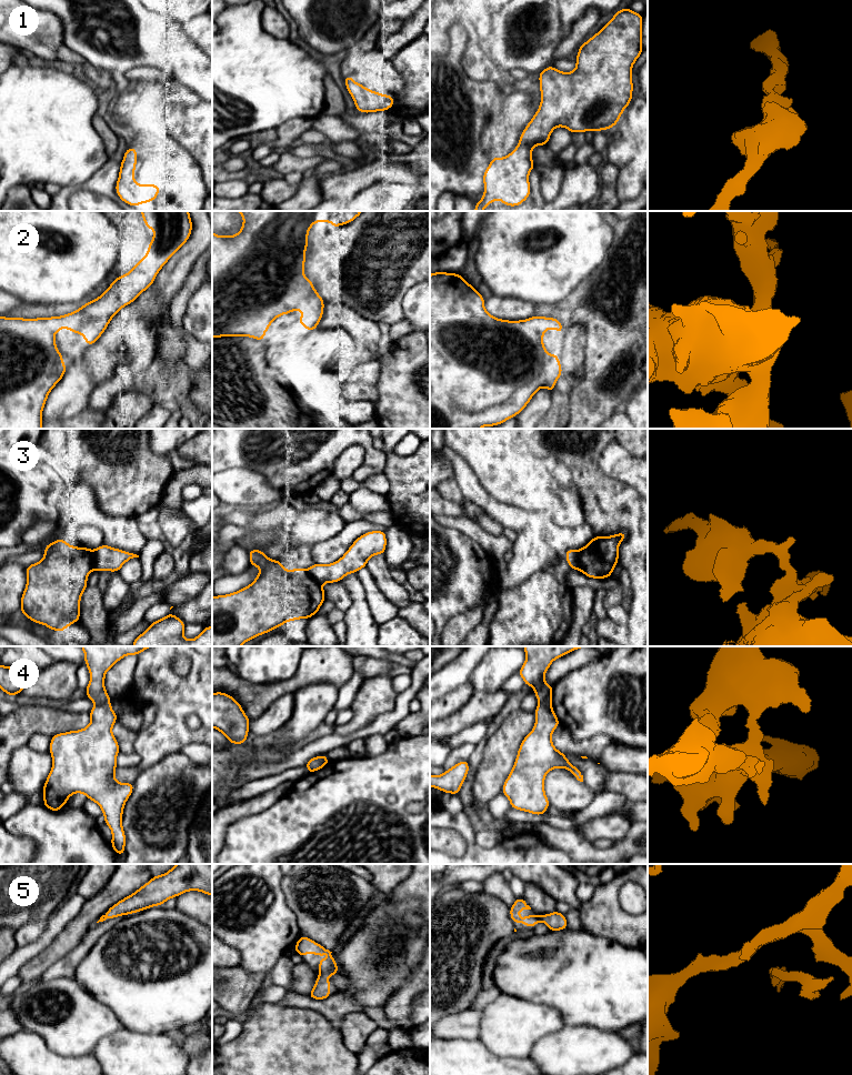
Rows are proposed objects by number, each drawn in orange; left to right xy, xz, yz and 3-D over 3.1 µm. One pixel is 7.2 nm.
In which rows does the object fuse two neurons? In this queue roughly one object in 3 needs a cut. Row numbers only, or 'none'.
3, 4

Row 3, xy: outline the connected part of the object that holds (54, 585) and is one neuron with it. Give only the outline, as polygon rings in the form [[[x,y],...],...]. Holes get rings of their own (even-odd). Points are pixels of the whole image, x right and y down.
[[[62,538],[49,543],[41,561],[26,567],[27,585],[21,595],[21,614],[34,623],[63,632],[80,620],[80,600],[88,575],[94,570],[93,551],[69,545]]]

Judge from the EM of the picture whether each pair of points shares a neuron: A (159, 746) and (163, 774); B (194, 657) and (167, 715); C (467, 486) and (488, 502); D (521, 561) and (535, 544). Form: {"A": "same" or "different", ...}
{"A": "different", "B": "same", "C": "same", "D": "same"}

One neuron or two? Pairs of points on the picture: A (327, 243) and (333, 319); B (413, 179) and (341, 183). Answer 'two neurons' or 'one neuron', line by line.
A: two neurons
B: one neuron

